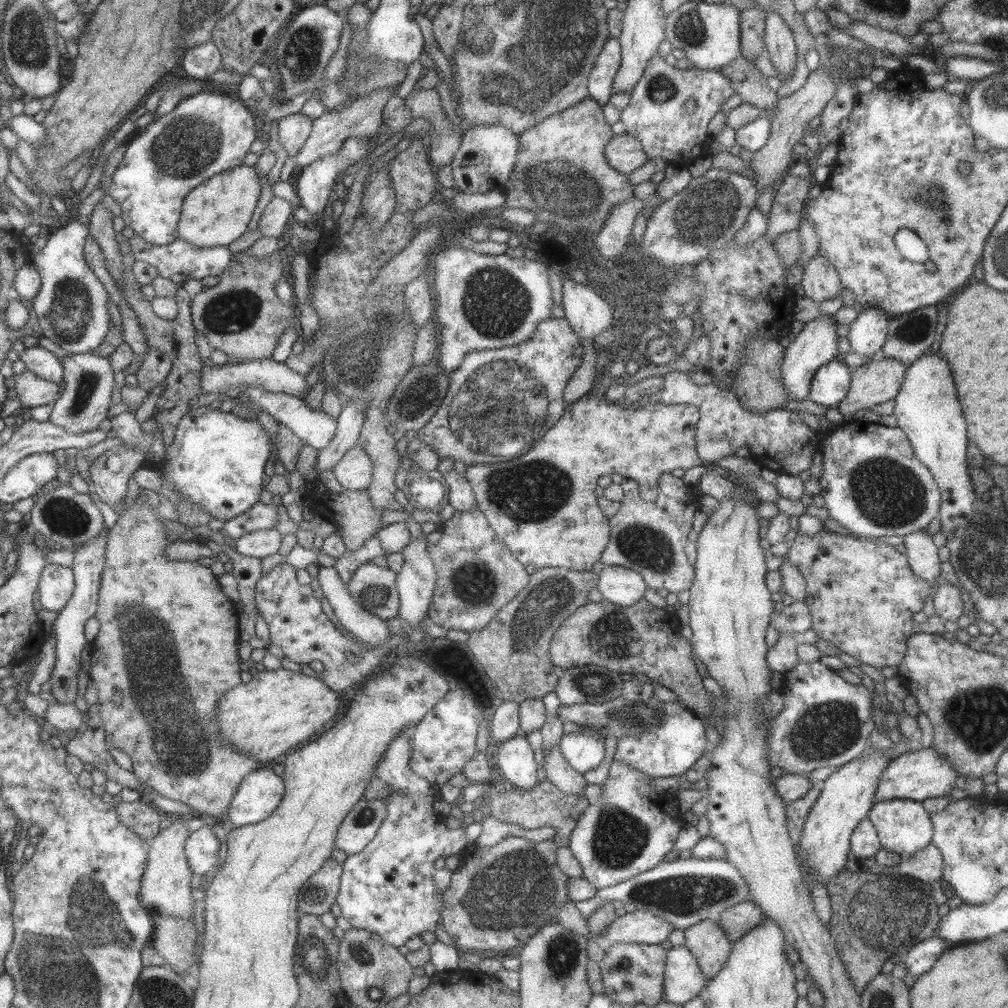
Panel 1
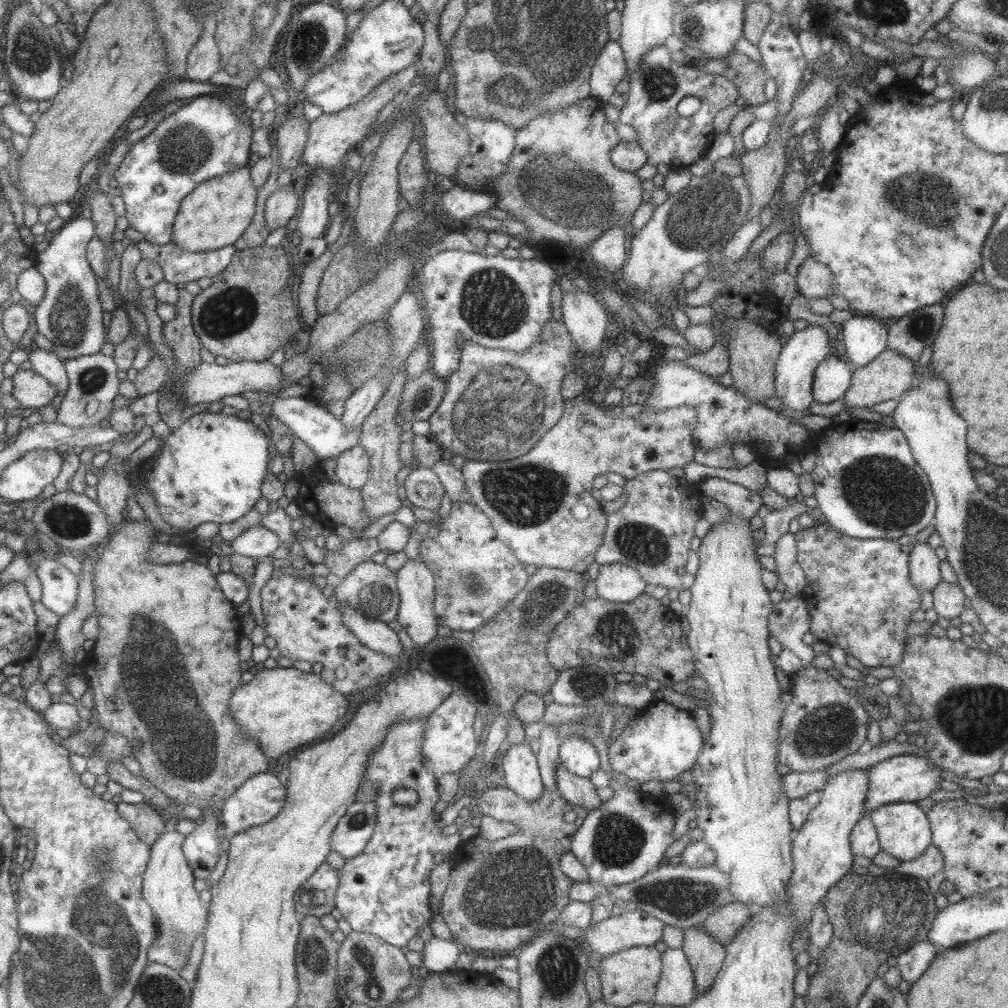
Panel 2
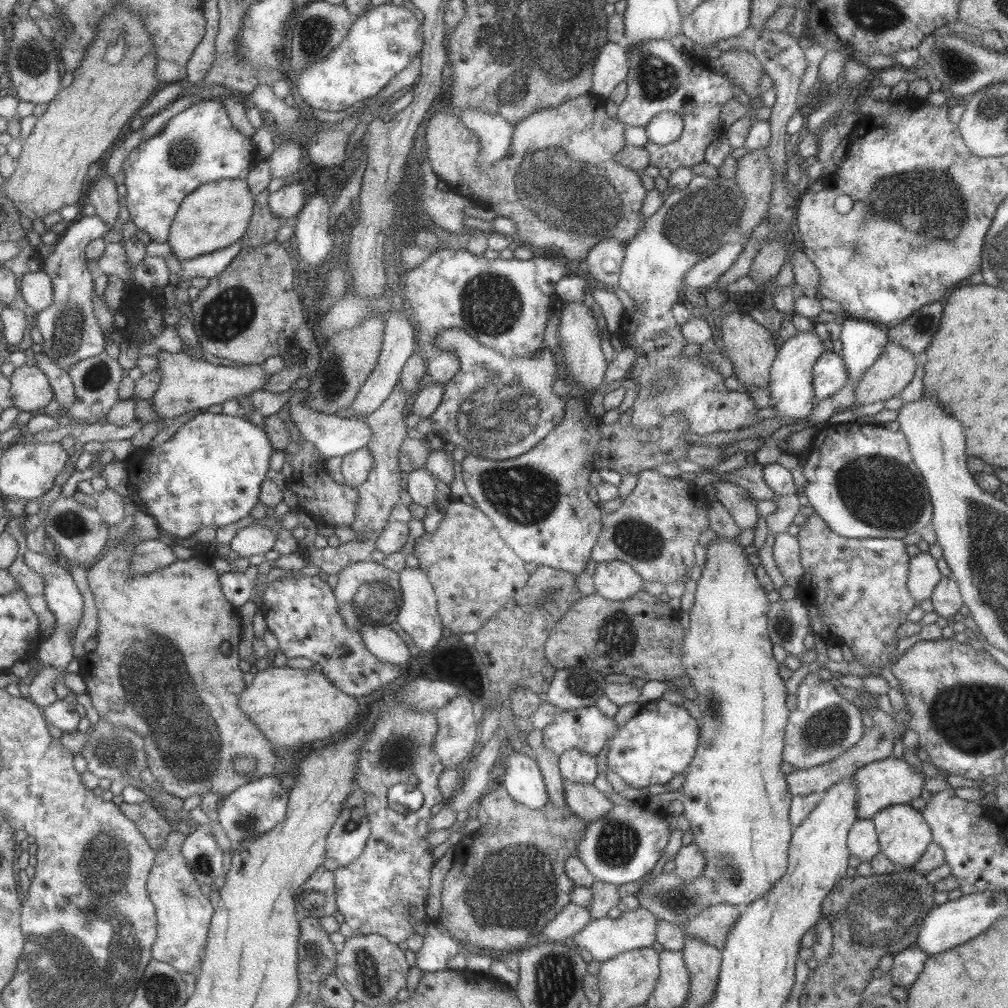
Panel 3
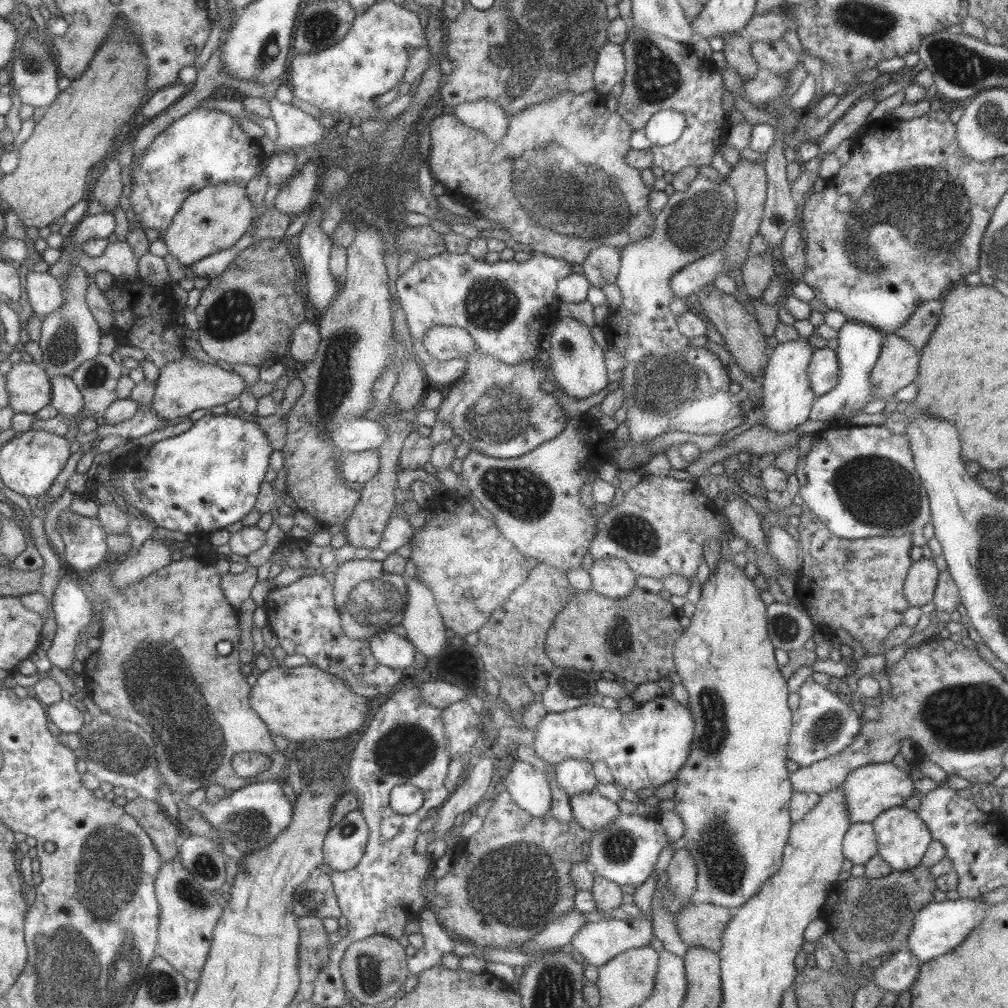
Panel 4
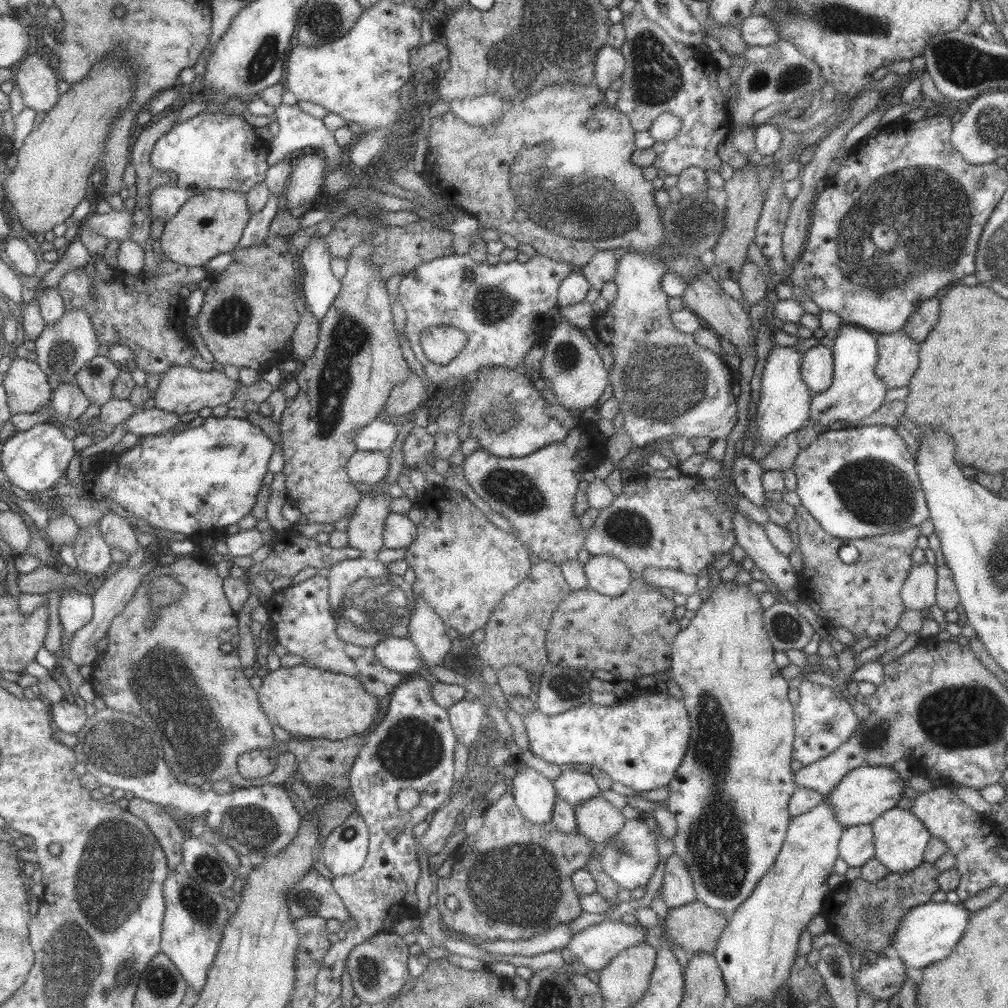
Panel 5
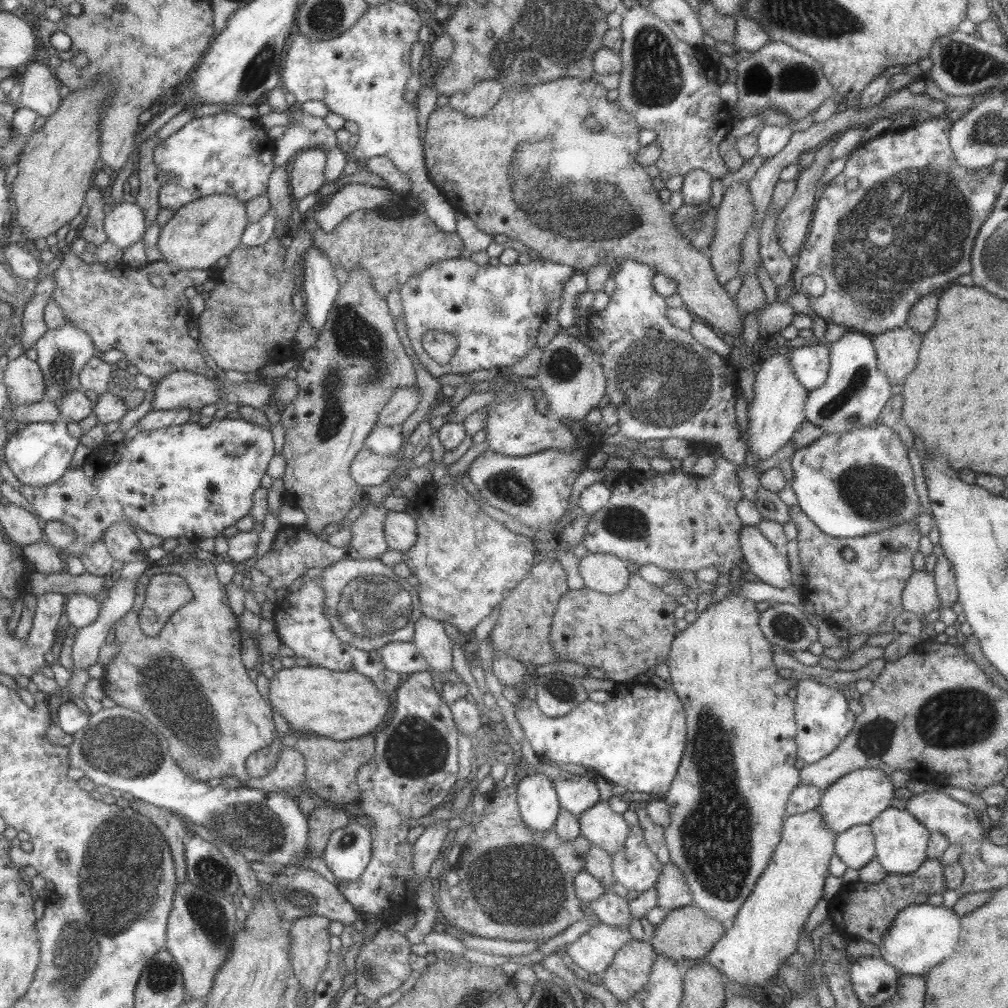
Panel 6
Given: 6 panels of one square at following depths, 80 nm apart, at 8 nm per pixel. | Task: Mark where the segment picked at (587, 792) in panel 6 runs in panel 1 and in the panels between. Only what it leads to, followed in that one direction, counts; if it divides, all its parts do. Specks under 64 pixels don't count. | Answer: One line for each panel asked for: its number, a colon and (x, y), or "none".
1: (584, 749)
2: (578, 756)
3: (574, 766)
4: (574, 775)
5: (573, 785)

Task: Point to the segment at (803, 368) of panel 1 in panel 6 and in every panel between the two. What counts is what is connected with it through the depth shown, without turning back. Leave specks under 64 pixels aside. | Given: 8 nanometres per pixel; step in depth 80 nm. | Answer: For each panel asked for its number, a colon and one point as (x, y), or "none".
2: (793, 372)
3: (791, 393)
4: (787, 397)
5: (783, 406)
6: (777, 409)

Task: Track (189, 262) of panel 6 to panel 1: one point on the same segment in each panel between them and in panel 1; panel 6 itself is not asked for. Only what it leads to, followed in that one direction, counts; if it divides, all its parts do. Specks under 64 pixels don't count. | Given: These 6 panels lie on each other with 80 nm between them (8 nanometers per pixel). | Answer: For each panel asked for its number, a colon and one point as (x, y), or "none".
1: (216, 212)
2: (215, 213)
3: (215, 215)
4: (213, 218)
5: (211, 223)

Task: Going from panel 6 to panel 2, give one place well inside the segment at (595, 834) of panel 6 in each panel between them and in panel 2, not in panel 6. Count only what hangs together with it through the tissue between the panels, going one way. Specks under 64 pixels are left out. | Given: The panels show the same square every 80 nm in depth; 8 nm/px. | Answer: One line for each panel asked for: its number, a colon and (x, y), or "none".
2: (576, 790)
3: (583, 799)
4: (591, 810)
5: (596, 818)

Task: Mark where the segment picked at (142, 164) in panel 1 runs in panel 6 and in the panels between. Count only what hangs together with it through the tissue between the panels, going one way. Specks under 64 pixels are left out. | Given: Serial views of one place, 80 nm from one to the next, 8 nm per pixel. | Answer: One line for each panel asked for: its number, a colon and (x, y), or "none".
2: (202, 139)
3: (199, 145)
4: (205, 147)
5: (219, 150)
6: (223, 154)

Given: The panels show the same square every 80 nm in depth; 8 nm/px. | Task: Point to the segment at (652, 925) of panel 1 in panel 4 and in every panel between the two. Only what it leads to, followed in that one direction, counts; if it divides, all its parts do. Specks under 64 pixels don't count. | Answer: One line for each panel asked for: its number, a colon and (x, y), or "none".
2: (631, 928)
3: (604, 937)
4: (597, 941)

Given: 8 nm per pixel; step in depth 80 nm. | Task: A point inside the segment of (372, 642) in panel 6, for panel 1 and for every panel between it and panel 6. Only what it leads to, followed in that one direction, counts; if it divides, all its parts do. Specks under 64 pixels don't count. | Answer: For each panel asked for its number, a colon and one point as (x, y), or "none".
1: (374, 588)
2: (370, 589)
3: (366, 592)
4: (369, 599)
5: (369, 603)

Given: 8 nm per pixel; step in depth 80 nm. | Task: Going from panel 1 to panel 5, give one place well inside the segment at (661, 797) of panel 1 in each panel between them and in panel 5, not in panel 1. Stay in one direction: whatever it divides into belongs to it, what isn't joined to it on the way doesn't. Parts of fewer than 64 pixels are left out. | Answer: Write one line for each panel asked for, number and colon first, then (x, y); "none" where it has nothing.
2: (623, 838)
3: (622, 845)
4: (624, 852)
5: (629, 857)

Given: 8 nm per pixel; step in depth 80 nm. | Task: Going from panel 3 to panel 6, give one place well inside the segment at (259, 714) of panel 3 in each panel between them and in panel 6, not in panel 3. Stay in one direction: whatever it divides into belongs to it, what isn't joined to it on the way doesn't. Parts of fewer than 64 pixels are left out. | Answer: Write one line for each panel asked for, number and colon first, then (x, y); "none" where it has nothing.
4: (304, 704)
5: (307, 702)
6: (342, 705)

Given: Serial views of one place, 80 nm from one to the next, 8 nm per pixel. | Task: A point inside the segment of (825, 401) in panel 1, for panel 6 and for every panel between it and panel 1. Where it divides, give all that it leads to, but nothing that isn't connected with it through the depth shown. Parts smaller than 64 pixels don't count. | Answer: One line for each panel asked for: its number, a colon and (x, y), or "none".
2: (831, 378)
3: (829, 374)
4: (822, 371)
5: (816, 368)
6: (810, 363)

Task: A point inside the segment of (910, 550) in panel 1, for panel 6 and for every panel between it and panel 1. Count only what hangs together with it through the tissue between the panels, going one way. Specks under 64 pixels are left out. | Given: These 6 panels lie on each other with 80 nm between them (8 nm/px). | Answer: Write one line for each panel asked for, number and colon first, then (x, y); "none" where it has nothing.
2: (923, 566)
3: (923, 575)
4: (918, 589)
5: (918, 591)
6: (919, 597)

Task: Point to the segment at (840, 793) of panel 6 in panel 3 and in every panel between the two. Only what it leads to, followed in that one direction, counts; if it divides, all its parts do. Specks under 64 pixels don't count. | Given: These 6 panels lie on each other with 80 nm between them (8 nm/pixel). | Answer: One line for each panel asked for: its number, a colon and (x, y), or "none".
3: (889, 781)
4: (868, 790)
5: (865, 792)

